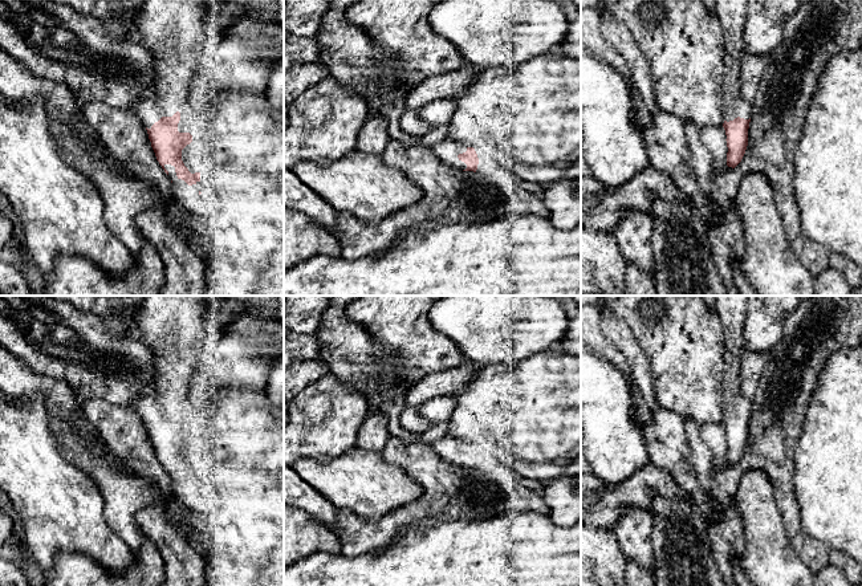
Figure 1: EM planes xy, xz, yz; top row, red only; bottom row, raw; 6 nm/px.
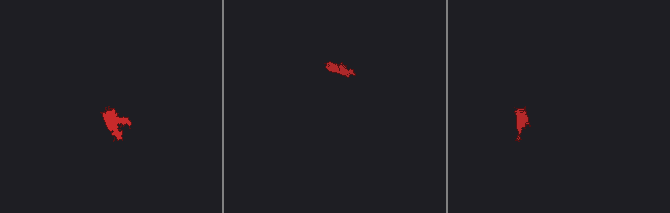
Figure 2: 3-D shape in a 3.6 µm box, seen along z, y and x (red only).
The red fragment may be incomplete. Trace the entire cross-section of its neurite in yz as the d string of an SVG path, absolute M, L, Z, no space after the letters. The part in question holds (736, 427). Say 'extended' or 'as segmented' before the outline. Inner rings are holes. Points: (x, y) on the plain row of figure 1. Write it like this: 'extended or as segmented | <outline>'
extended | M717 296L716 313L724 329L723 424L727 432L727 463L735 465L748 443L752 403L740 391L740 351L744 347L747 296Z

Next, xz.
extended | M448 435L431 444L435 452L447 463L476 469L479 455L473 444Z

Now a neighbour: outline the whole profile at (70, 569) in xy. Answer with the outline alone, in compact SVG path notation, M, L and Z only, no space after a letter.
M145 537L139 556L131 559L129 569L121 574L110 574L103 566L81 553L61 553L56 557L54 575L42 586L162 586L164 581L163 561L155 544Z

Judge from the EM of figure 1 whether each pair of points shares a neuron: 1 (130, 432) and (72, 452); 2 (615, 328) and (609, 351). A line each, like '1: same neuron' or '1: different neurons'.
1: different neurons
2: different neurons

